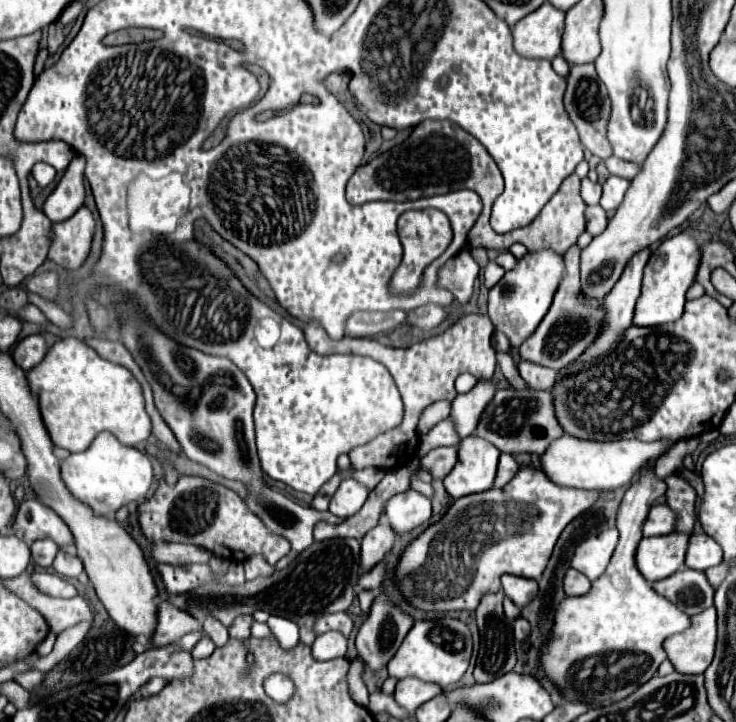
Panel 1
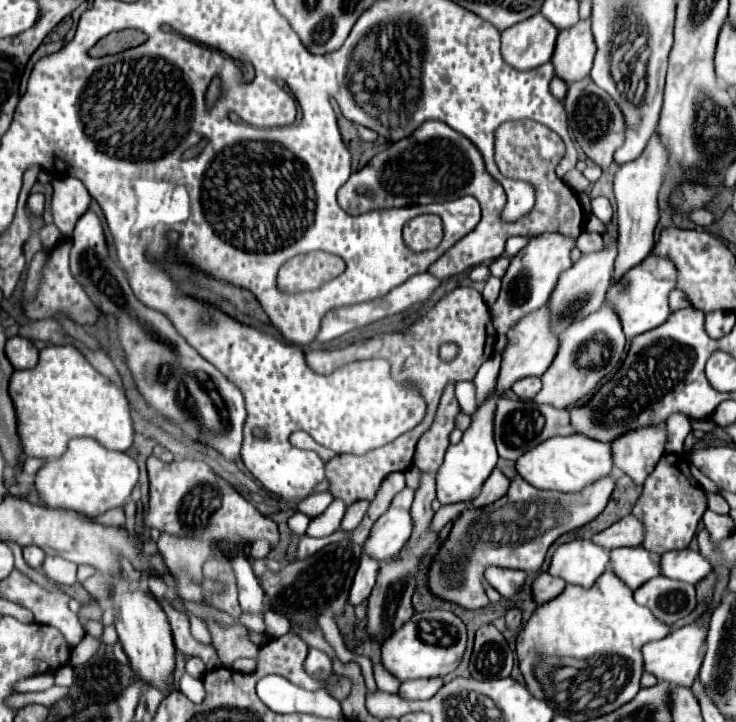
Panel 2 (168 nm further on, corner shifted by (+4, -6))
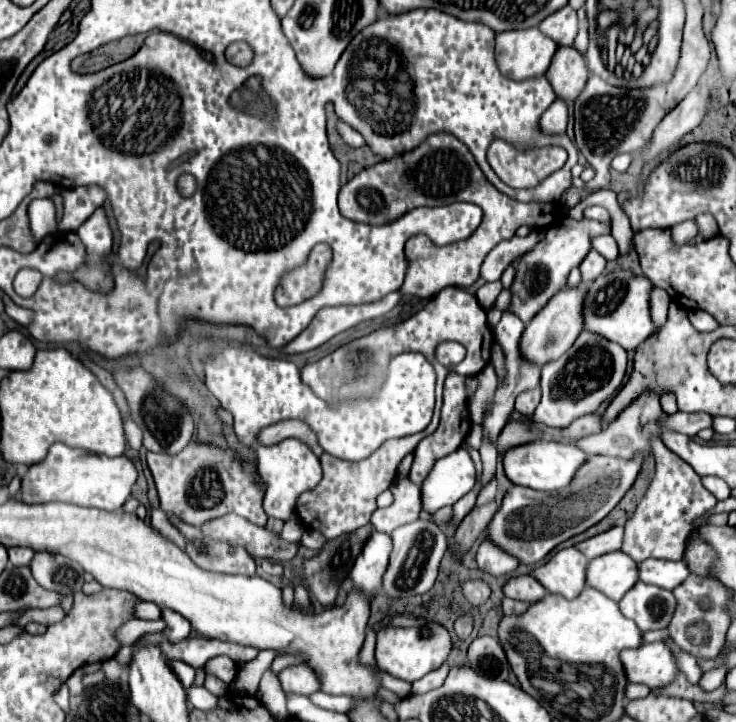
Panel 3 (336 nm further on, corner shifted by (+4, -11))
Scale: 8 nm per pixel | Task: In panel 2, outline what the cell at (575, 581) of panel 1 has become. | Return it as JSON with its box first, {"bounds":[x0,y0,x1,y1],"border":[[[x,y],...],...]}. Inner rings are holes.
{"bounds":[532,572,566,604],"border":[[[548,572],[540,574],[534,584],[532,584],[532,592],[534,592],[534,600],[538,604],[544,604],[544,602],[550,602],[552,598],[556,598],[558,594],[562,594],[562,590],[566,588],[566,582],[562,578],[556,578]]]}

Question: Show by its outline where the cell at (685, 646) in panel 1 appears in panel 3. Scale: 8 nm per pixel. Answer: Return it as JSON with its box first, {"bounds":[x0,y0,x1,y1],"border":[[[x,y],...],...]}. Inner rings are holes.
{"bounds":[620,641,678,689],"border":[[[660,641],[626,649],[622,651],[620,659],[626,667],[628,683],[642,683],[650,689],[668,685],[678,671],[670,649]]]}

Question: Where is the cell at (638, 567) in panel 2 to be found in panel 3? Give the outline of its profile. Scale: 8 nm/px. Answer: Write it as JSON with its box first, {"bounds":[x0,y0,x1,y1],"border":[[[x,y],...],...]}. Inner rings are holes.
{"bounds":[586,551,638,601],"border":[[[622,551],[596,557],[586,567],[586,585],[620,601],[638,581],[638,563]]]}

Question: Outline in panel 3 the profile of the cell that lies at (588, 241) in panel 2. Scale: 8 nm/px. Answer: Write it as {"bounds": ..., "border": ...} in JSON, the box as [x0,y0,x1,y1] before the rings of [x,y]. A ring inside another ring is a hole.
{"bounds":[580,251,606,281],"border":[[[590,251],[588,255],[586,255],[586,259],[580,263],[580,273],[582,273],[582,281],[594,281],[598,275],[602,275],[602,271],[604,271],[604,267],[606,267],[606,259],[598,253],[598,251]]]}

